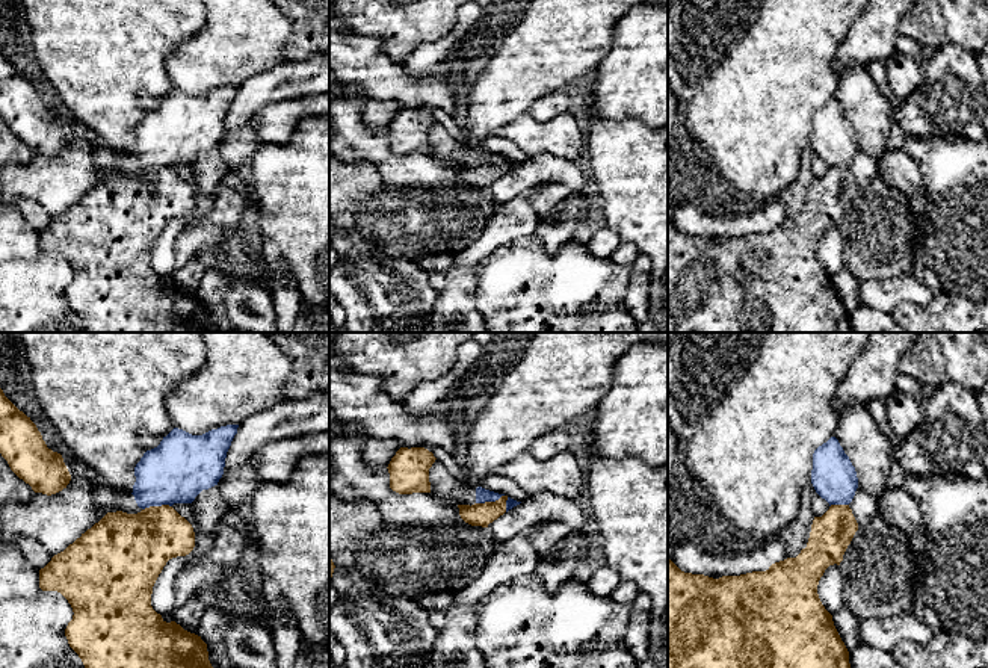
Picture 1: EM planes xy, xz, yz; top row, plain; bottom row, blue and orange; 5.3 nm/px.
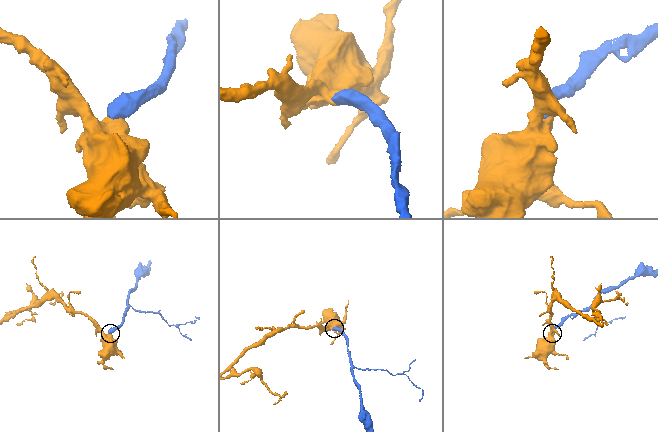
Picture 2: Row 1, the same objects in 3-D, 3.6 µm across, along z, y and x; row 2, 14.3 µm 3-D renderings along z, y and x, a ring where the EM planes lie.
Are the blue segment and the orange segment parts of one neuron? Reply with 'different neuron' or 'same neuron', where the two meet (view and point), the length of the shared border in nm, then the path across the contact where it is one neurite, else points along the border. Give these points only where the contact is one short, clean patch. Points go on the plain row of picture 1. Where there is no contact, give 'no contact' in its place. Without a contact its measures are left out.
different neuron; meets blue in xy at (156, 166); contact 160 nm long; border along xy (171, 166), (150, 166), (142, 171)

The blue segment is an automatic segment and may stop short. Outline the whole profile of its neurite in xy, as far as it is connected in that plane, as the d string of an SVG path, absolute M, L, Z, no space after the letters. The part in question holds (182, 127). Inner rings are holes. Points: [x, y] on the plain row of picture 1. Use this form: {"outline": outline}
{"outline": "M227 86L202 97L174 89L136 125L131 156L98 144L95 166L107 174L137 175L150 168L192 165L202 151L218 147L237 89Z"}

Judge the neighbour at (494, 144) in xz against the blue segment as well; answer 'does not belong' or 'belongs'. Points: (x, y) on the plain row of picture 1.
does not belong

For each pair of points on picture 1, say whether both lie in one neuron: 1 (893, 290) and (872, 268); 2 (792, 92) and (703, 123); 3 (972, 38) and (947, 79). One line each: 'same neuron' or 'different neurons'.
1: different neurons
2: same neuron
3: different neurons

